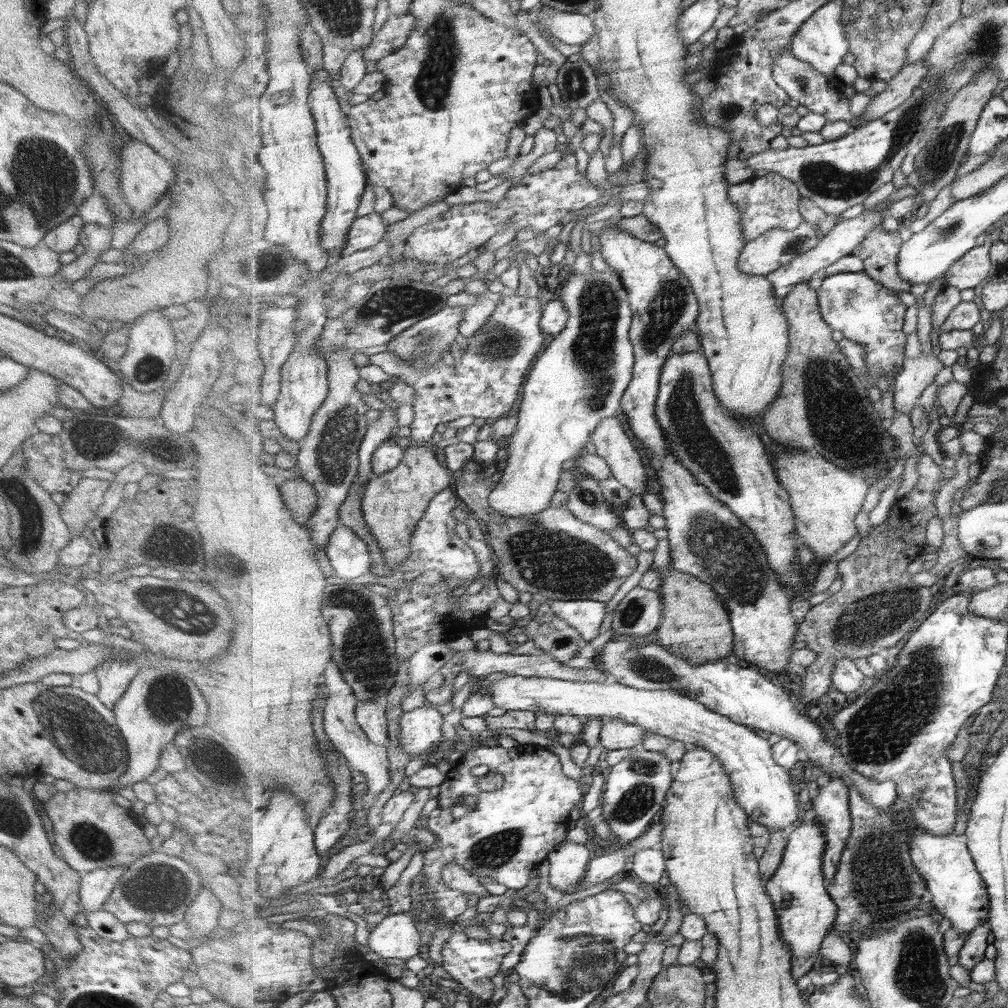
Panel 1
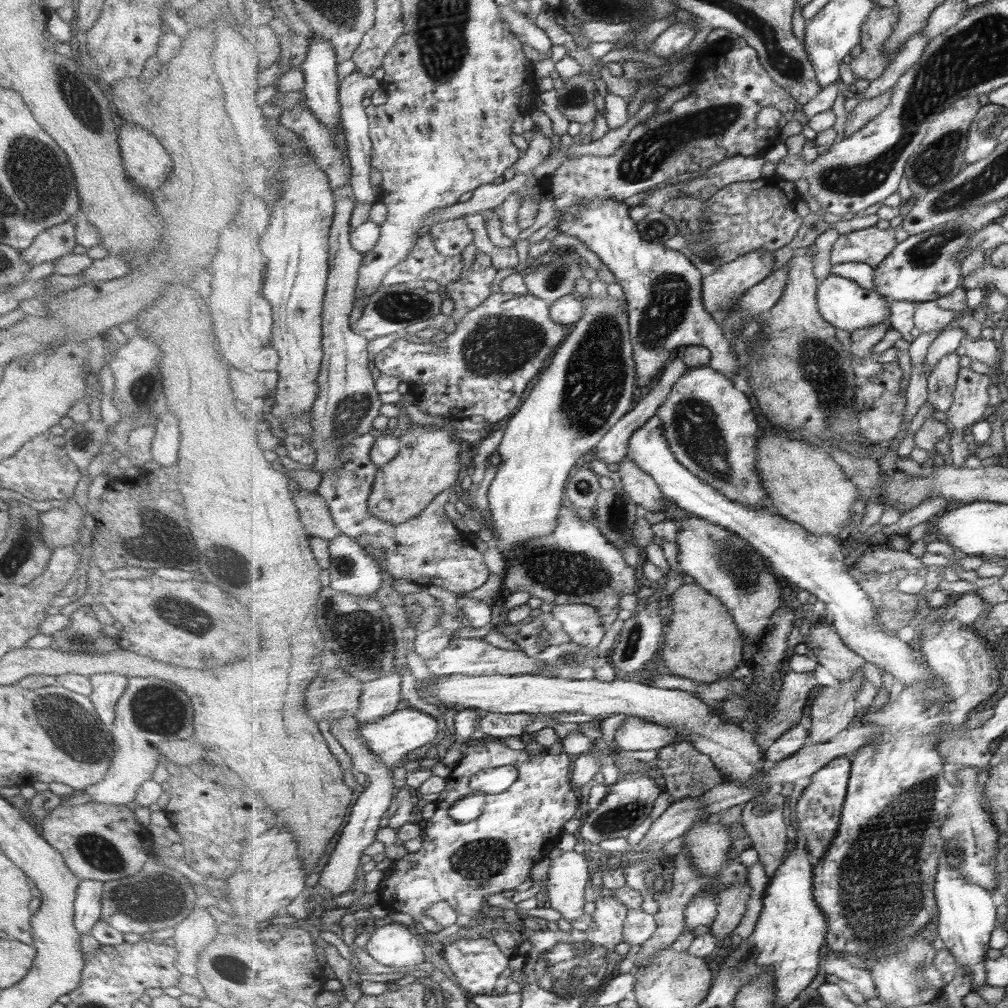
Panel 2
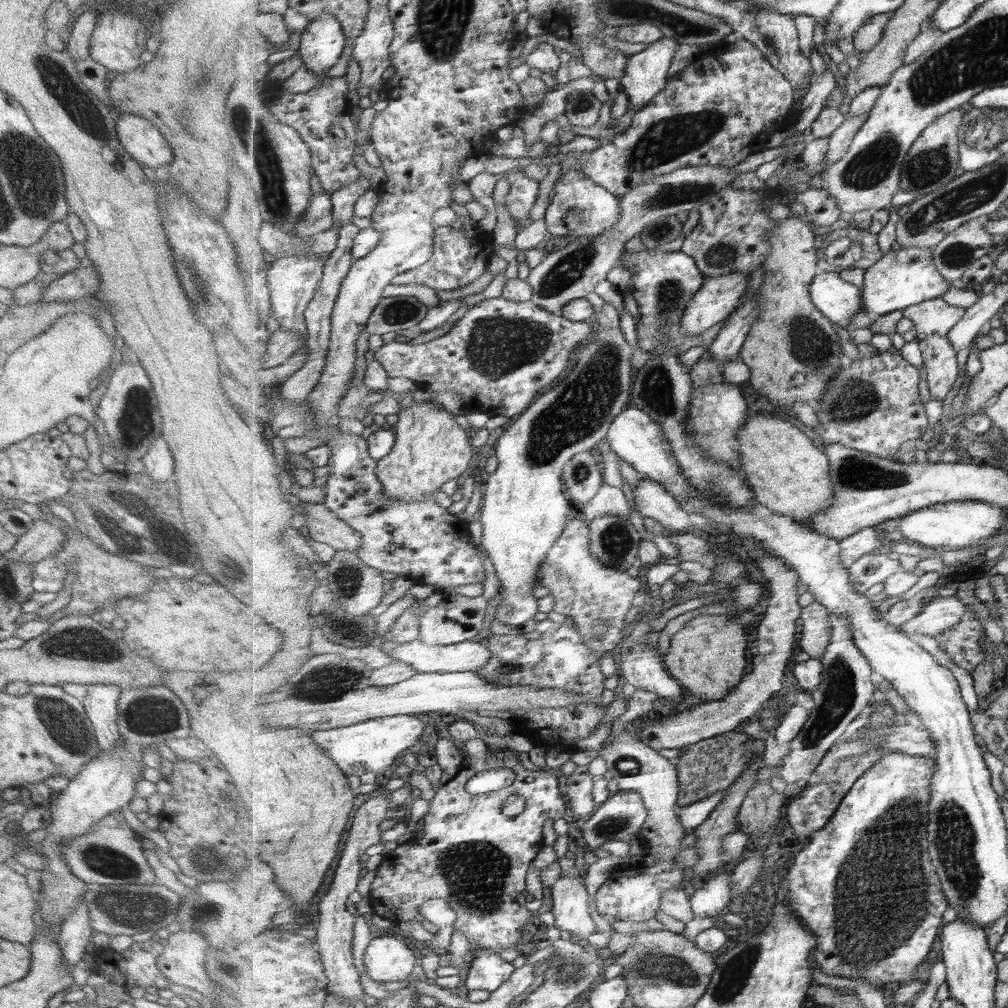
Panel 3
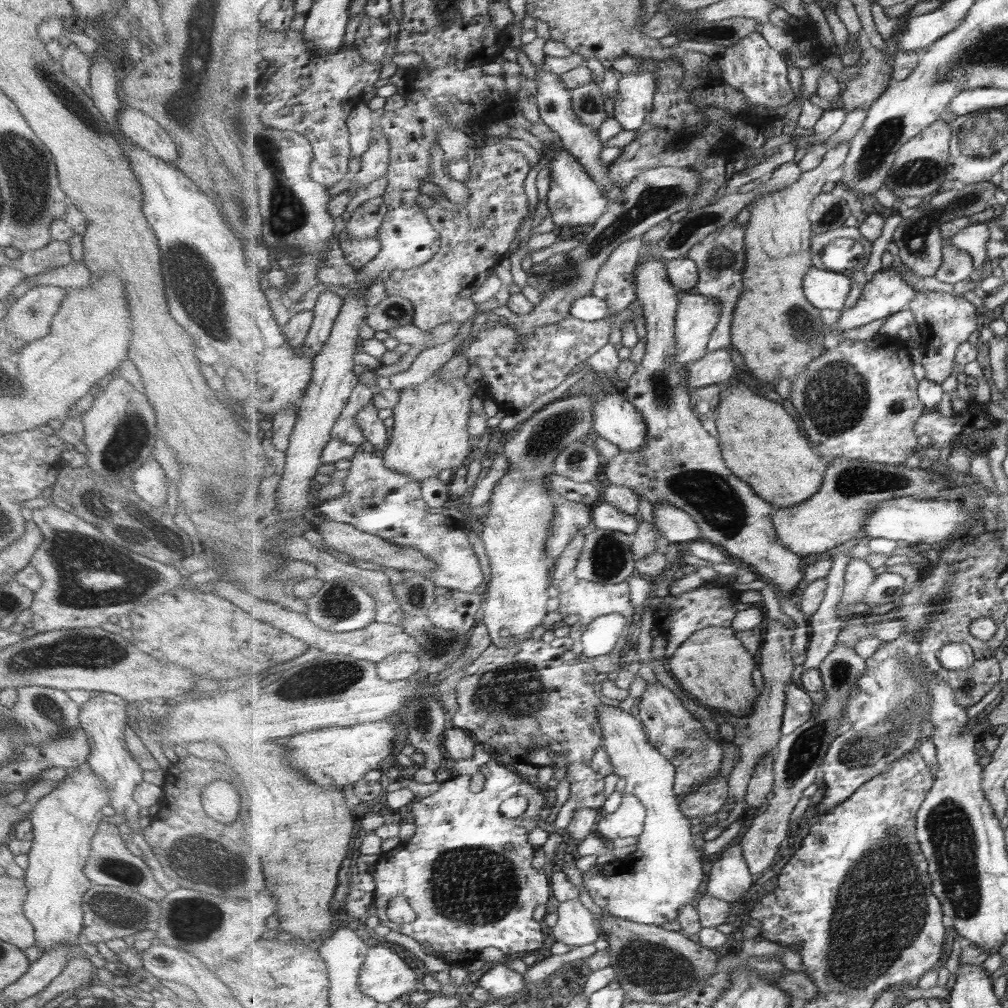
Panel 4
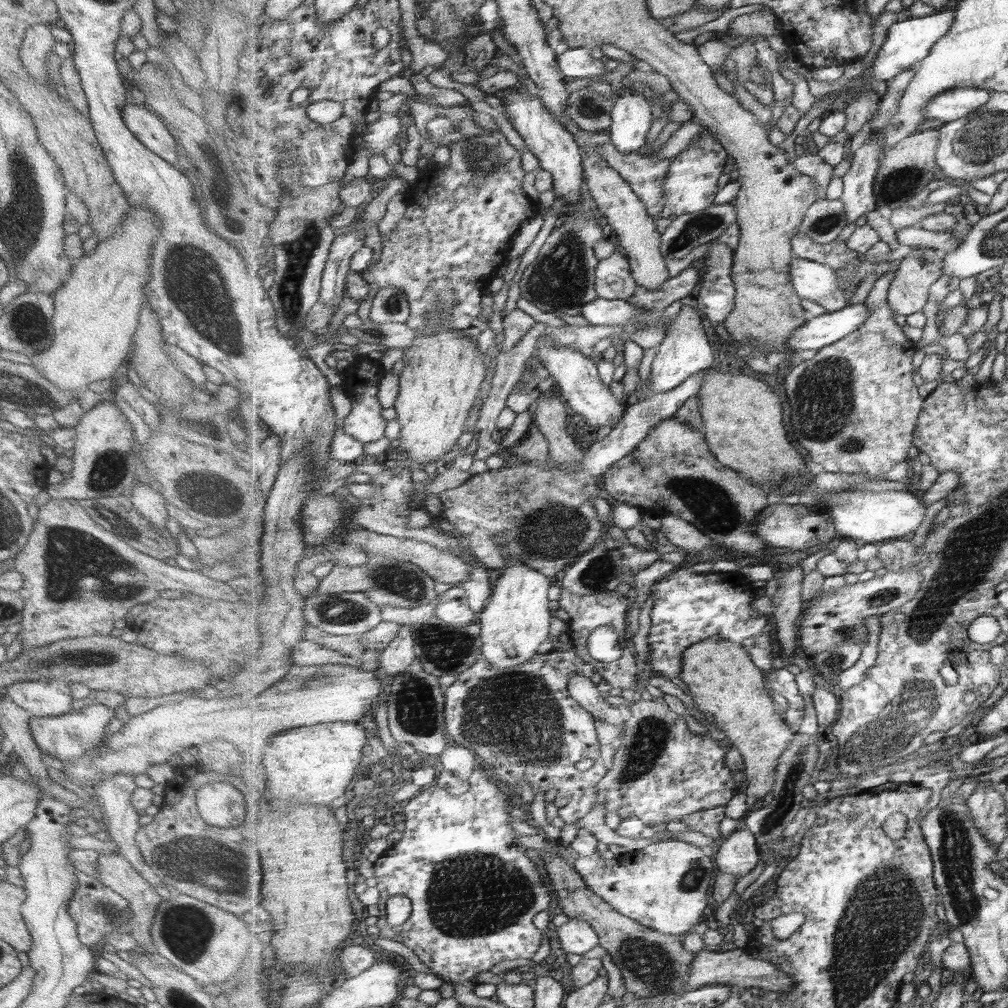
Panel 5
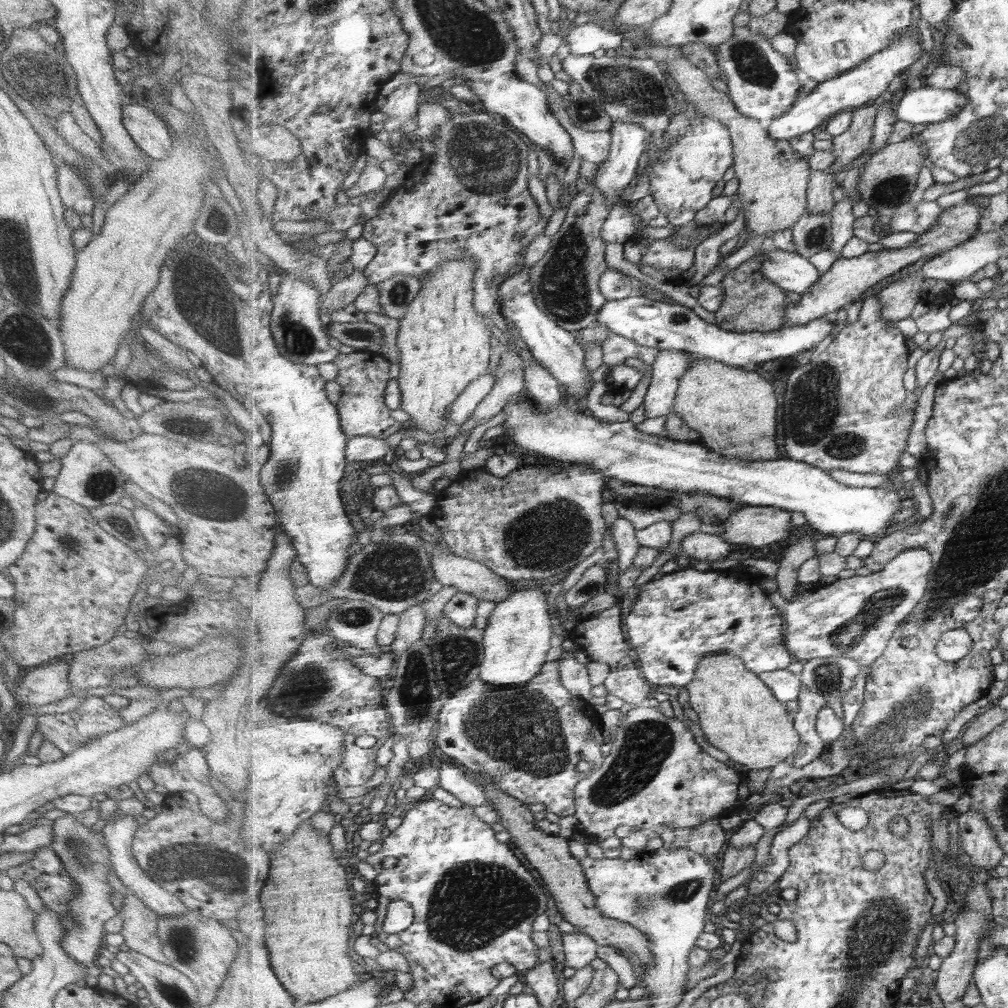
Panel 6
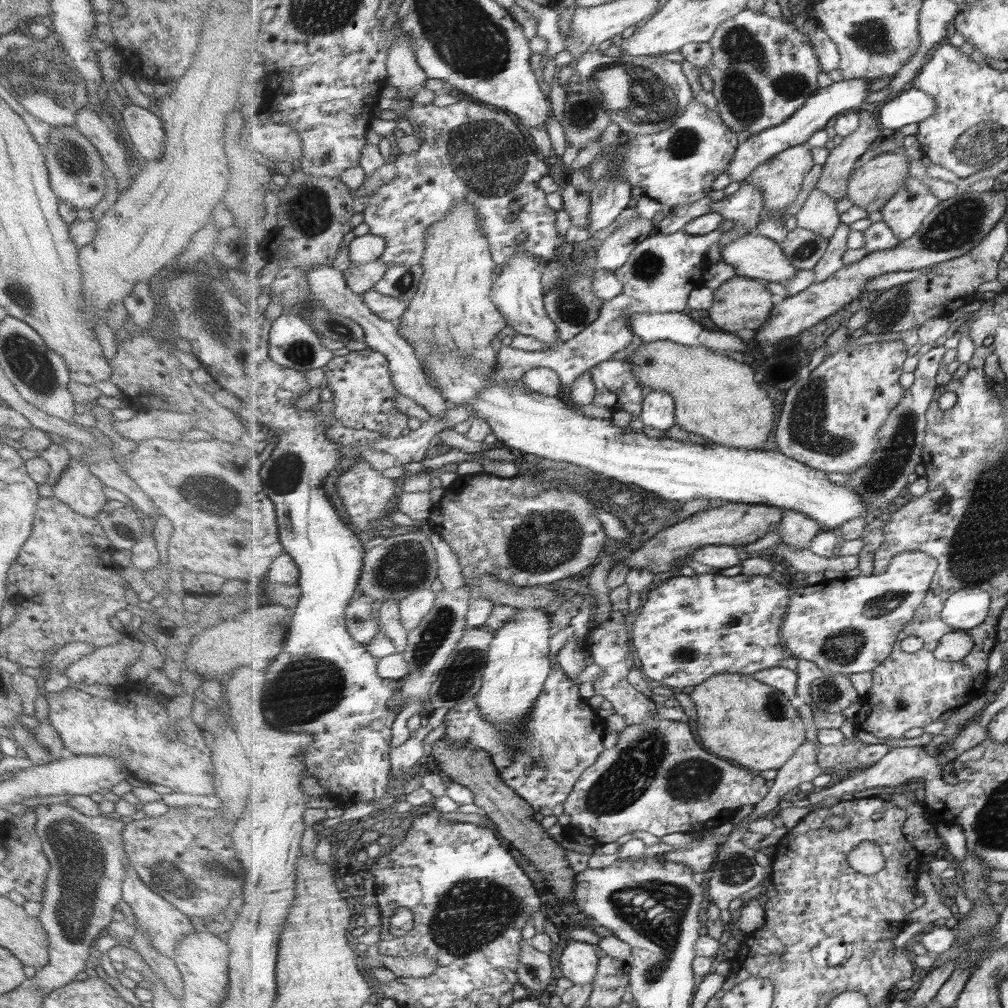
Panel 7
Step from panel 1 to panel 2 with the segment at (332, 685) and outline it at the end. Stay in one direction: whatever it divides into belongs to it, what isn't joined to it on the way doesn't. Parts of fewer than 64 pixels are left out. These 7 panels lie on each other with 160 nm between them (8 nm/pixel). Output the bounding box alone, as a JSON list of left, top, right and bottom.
[319,716,397,906]

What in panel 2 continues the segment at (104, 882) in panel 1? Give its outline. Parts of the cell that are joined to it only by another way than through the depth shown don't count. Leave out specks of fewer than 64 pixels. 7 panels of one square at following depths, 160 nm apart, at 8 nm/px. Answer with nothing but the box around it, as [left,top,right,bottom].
[73,880,102,934]

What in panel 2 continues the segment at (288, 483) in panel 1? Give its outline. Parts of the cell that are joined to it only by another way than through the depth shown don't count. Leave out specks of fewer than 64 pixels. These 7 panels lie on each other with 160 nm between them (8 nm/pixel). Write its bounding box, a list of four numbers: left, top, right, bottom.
[294,489,343,541]

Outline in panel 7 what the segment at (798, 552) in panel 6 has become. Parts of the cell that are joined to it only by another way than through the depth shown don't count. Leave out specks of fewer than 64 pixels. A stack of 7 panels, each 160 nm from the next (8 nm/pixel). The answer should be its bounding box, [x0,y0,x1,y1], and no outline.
[776,510,822,550]

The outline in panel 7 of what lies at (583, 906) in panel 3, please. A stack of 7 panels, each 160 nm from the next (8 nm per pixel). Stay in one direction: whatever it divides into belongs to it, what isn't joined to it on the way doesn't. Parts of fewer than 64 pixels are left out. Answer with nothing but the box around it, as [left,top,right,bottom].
[560,939,600,984]

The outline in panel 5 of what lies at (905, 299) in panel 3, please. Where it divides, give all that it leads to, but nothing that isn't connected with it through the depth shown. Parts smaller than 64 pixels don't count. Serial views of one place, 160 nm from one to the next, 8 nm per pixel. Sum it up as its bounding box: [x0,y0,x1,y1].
[788,304,868,351]

